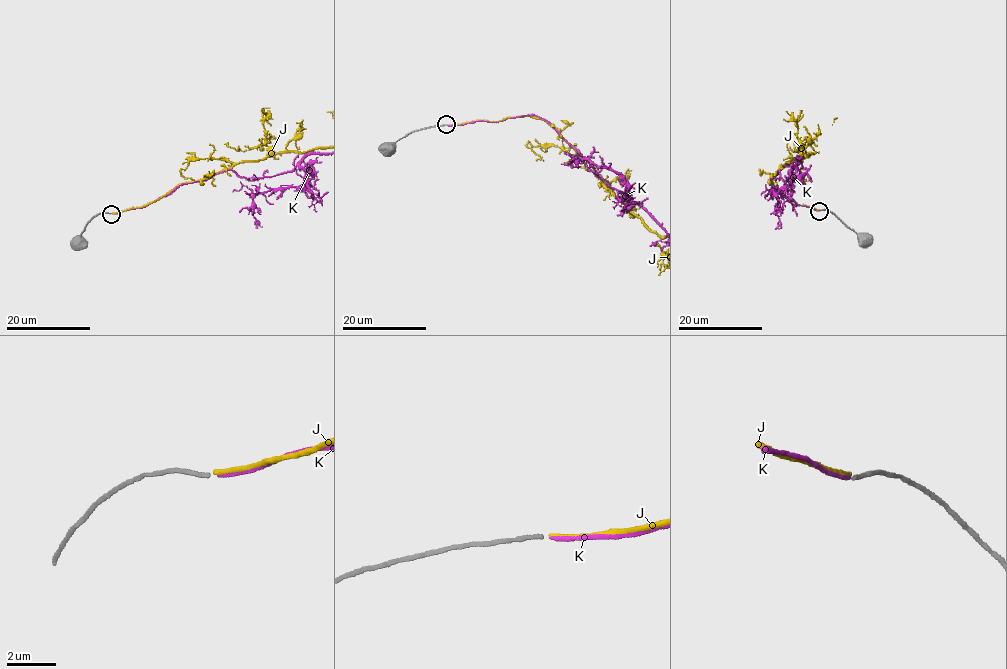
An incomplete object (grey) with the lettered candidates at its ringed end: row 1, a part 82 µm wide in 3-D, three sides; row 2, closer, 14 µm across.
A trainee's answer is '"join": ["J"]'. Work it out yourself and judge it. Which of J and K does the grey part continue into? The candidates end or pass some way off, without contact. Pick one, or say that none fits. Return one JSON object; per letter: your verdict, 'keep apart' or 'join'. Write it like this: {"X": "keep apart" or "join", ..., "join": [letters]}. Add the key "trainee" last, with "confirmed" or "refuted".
{"J": "keep apart", "K": "join", "join": ["K"], "trainee": "refuted"}

